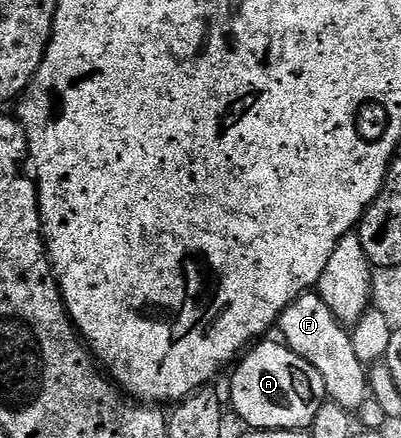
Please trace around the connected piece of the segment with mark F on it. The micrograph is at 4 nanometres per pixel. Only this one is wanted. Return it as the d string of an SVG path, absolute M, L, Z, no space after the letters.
M310 291L295 299L295 303L288 305L281 312L279 330L280 340L289 346L295 355L307 359L319 375L323 375L323 383L328 400L335 405L341 405L350 411L359 411L365 401L370 400L369 376L364 364L355 355L352 347L350 330L338 321L337 316L323 303L321 294Z

